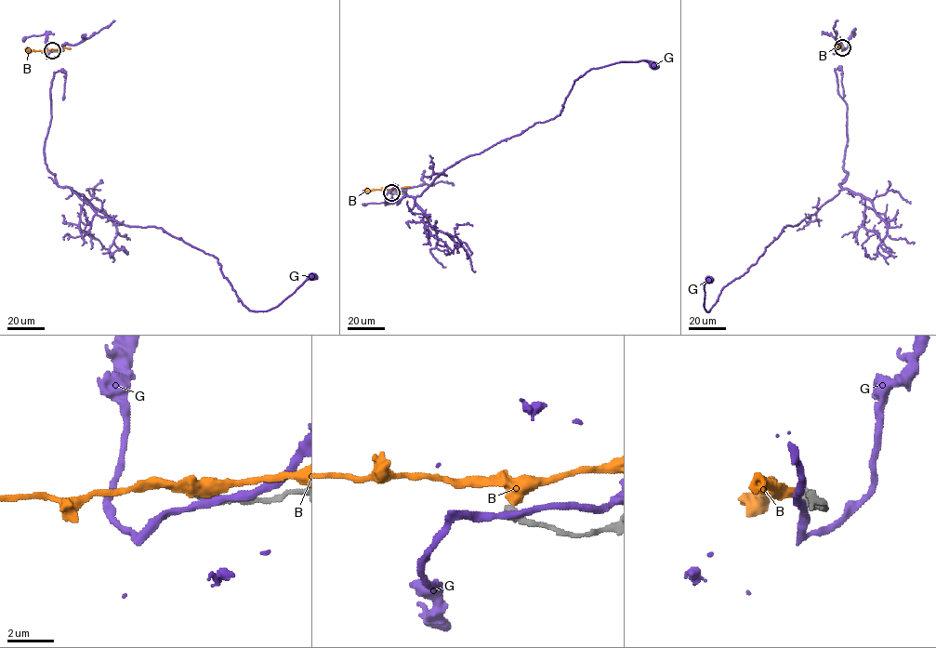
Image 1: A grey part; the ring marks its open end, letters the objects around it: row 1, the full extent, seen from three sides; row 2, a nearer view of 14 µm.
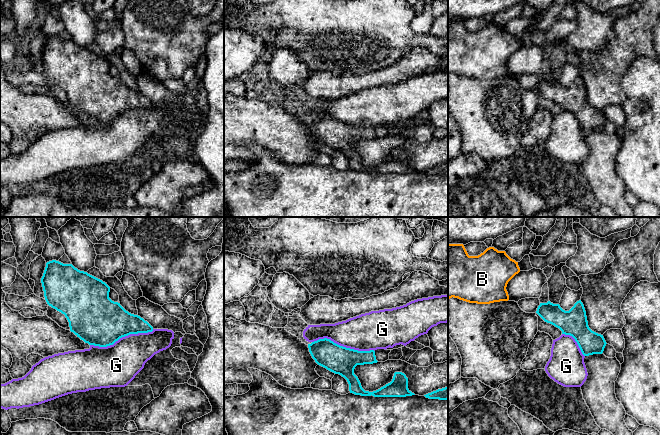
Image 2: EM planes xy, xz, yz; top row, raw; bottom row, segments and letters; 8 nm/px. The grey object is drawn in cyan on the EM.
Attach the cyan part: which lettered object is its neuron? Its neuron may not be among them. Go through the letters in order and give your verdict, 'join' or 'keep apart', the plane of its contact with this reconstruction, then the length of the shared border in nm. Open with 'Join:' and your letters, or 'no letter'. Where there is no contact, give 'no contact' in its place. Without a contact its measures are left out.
Join: no letter
B: keep apart | no contact
G: keep apart | xy | 550 nm

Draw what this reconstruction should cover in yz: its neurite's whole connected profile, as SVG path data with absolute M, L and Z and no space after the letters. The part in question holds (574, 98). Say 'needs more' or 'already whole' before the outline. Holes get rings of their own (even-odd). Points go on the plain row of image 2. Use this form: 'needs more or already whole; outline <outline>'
already whole; outline M581 76L577 77L569 87L563 86L559 80L550 77L540 79L536 89L545 98L559 104L562 110L572 112L584 132L603 129L607 119L603 111L589 104Z

